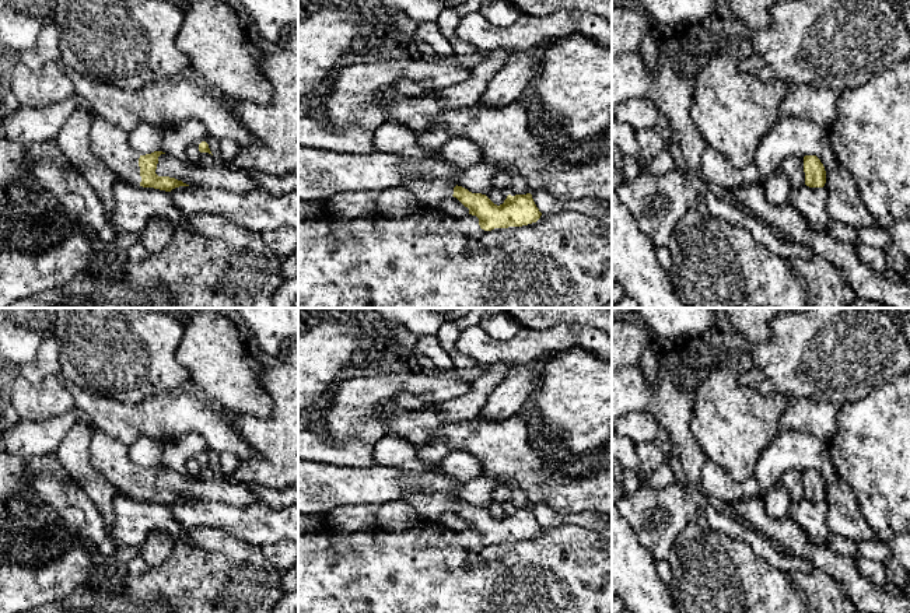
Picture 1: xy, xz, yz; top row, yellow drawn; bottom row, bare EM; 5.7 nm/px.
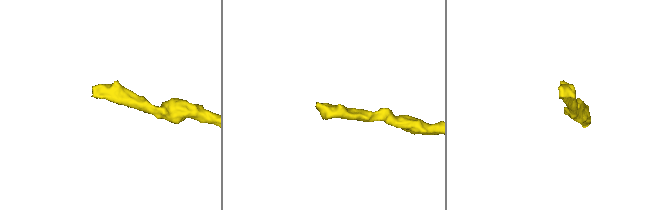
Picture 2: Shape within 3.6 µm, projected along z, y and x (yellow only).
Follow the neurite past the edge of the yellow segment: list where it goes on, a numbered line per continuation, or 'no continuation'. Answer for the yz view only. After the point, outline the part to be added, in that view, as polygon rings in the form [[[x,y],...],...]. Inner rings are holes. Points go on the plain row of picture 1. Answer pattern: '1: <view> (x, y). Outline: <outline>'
no continuation

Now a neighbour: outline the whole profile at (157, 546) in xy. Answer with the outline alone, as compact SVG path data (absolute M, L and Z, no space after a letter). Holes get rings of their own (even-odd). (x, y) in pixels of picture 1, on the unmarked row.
M153 530L140 546L140 556L150 568L161 565L174 549L175 540L162 530Z

